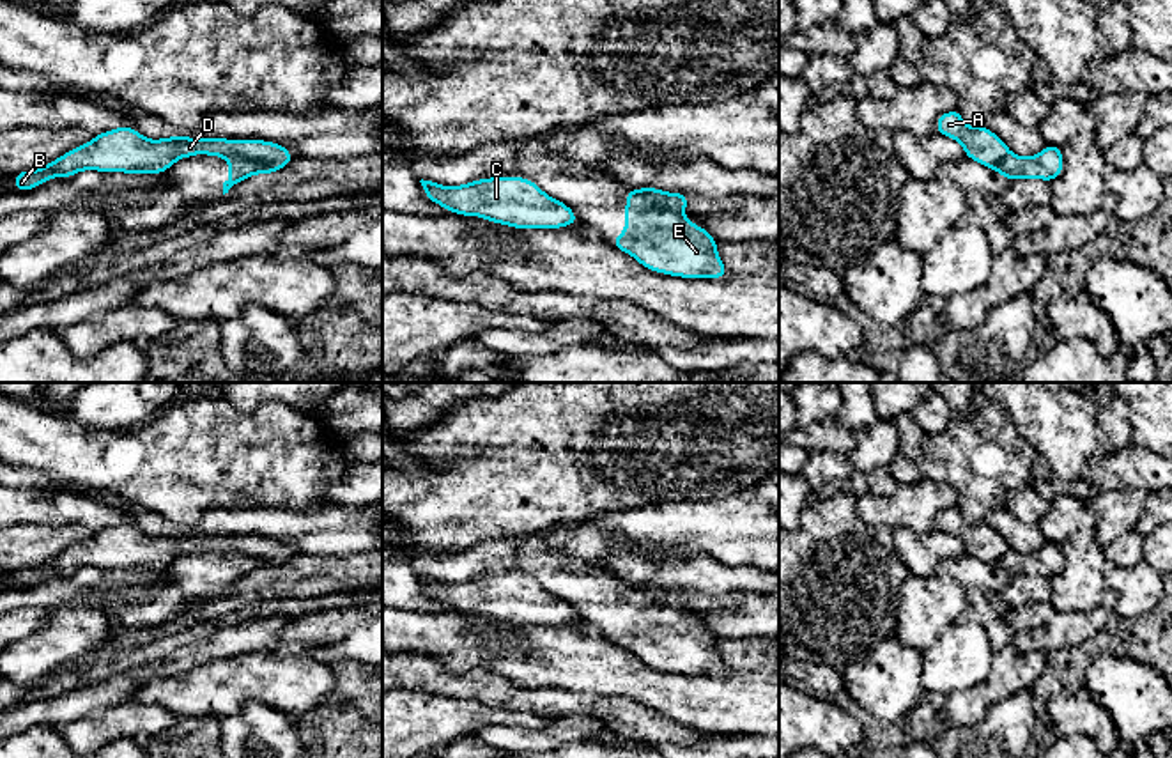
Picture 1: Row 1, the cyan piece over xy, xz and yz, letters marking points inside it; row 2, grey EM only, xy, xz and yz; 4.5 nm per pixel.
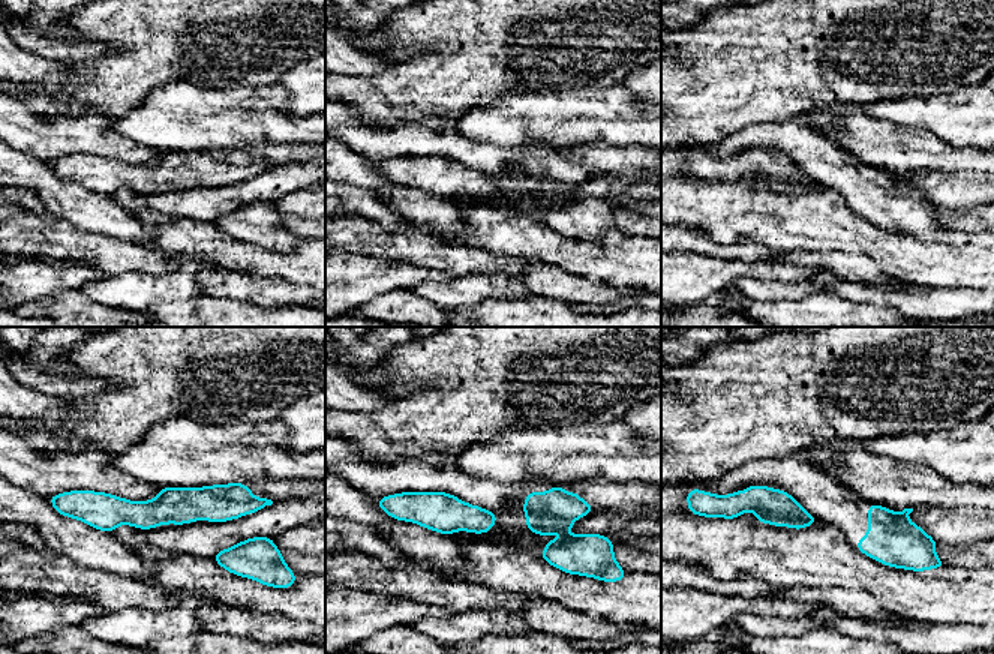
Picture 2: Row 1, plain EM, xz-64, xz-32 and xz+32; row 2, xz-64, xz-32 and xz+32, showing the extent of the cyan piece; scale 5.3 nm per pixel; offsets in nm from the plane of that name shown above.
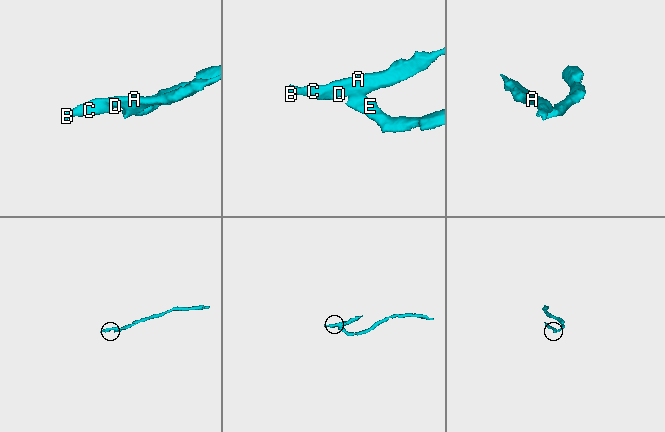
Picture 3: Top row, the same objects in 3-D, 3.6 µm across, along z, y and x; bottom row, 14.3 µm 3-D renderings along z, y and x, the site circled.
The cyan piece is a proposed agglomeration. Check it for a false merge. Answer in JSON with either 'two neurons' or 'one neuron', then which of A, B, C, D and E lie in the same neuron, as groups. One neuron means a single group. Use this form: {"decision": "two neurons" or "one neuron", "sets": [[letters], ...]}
{"decision": "two neurons", "sets": [["A", "B", "C", "D"], ["E"]]}

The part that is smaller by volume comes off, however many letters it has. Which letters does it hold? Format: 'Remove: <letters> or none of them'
Remove: A, B, C, D

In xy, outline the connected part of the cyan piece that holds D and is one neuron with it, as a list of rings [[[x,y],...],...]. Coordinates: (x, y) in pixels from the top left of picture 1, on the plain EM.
[[[120,522],[94,533],[58,556],[37,567],[18,568],[14,583],[28,588],[53,574],[73,574],[81,567],[163,570],[181,554],[195,551],[235,551],[257,558],[273,568],[287,563],[294,553],[276,538],[168,533],[149,537],[129,522]]]

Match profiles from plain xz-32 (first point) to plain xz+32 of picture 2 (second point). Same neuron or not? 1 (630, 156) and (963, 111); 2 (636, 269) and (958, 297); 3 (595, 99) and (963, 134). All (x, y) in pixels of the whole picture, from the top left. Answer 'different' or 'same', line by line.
1: different
2: different
3: same

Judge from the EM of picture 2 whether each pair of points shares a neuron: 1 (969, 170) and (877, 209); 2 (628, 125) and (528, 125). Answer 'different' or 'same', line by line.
1: different
2: same

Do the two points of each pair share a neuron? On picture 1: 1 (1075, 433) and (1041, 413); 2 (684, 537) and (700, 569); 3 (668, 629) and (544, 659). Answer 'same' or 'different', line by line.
1: same
2: different
3: different

